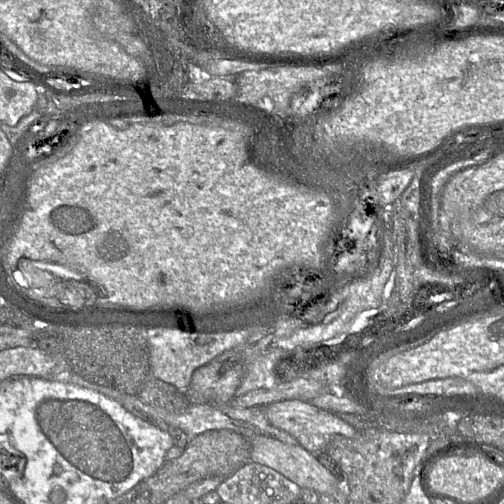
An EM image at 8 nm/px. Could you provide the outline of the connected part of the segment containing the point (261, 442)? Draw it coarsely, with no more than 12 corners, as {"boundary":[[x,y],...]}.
{"boundary":[[248,439],[250,461],[300,488],[333,493],[337,477],[301,445]]}

